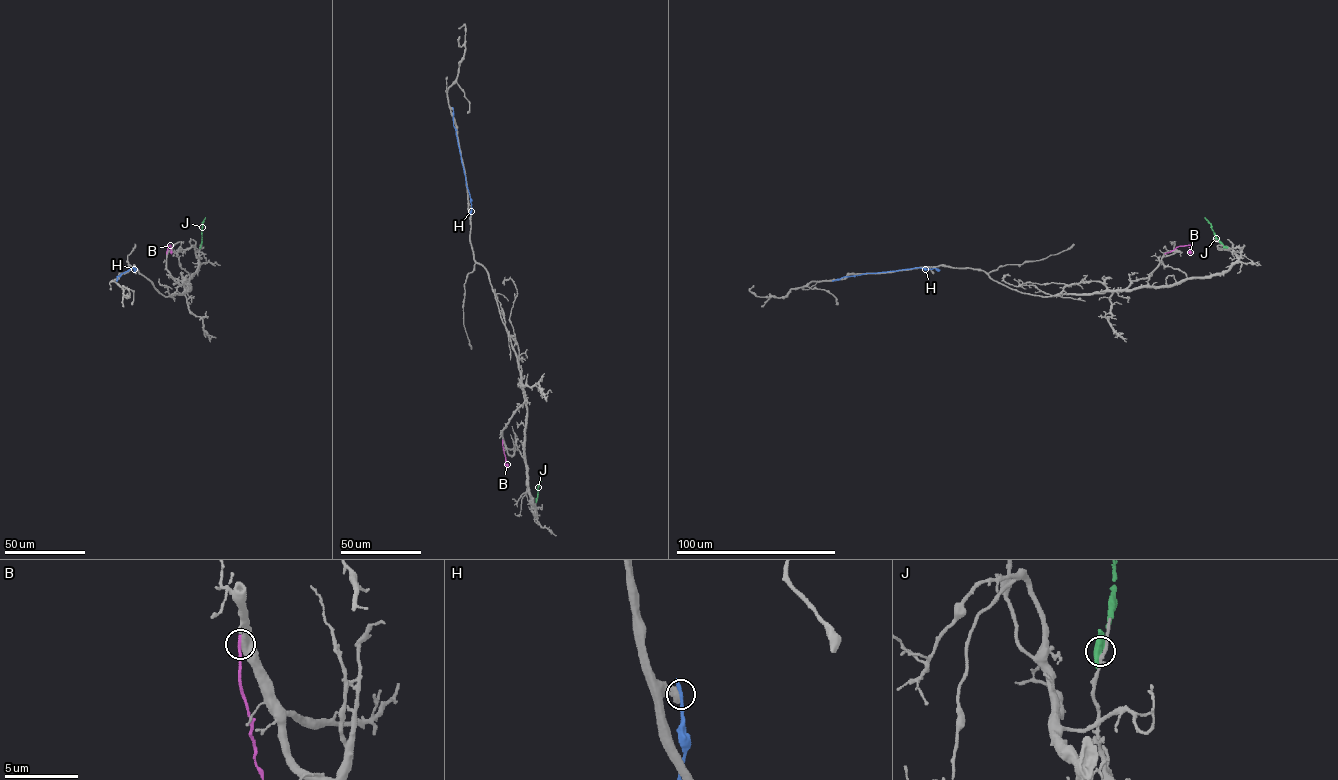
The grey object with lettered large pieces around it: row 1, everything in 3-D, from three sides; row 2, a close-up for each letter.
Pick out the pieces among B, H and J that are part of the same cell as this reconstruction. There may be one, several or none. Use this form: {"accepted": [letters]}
{"accepted": []}

